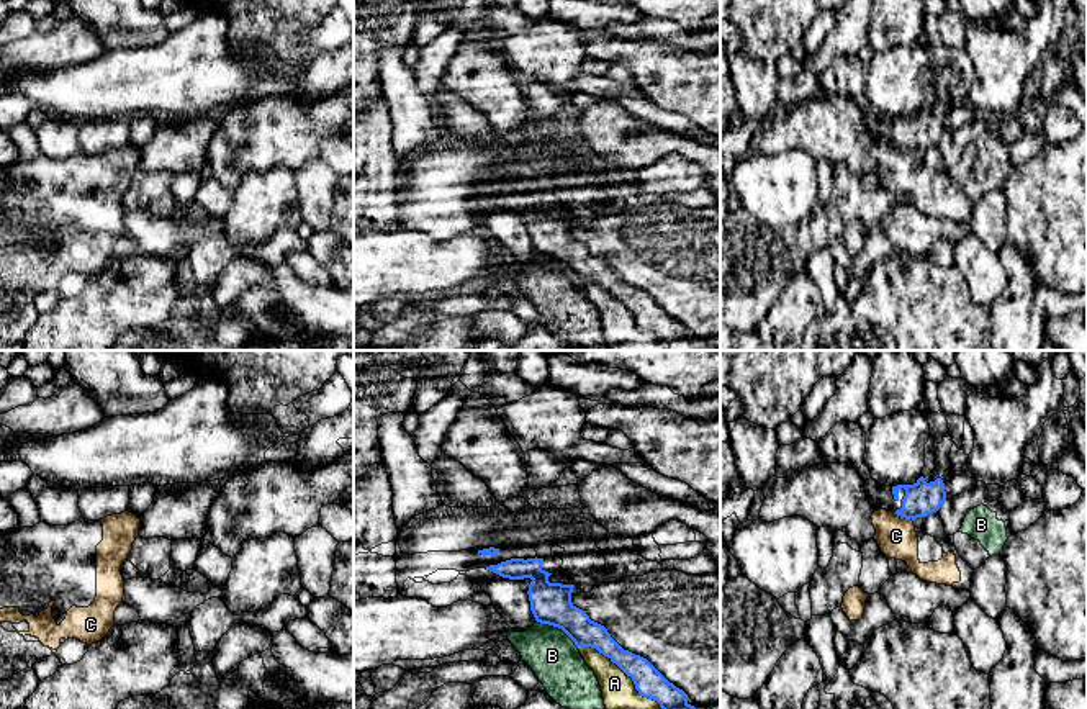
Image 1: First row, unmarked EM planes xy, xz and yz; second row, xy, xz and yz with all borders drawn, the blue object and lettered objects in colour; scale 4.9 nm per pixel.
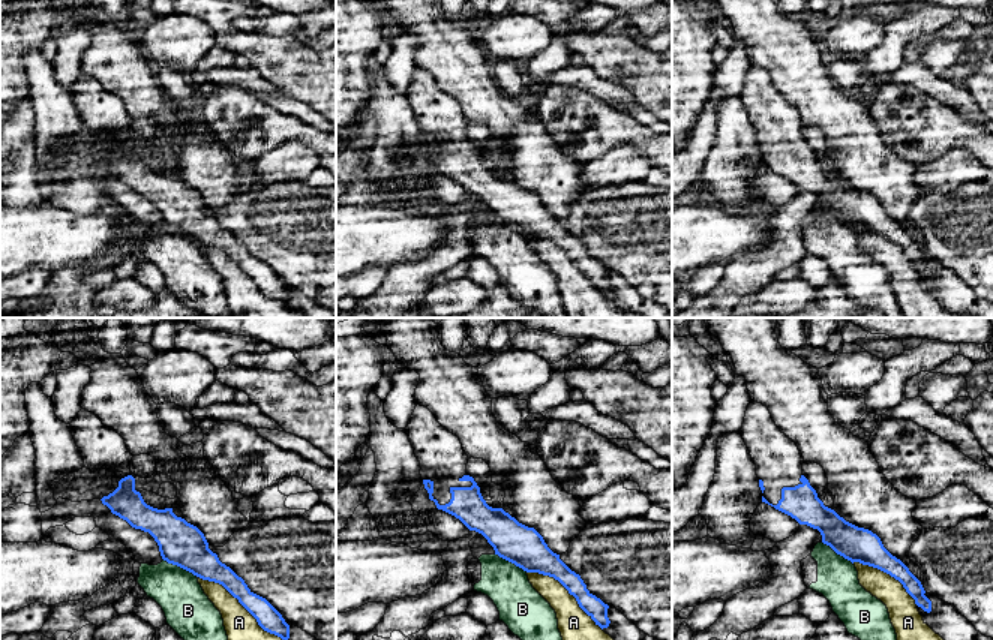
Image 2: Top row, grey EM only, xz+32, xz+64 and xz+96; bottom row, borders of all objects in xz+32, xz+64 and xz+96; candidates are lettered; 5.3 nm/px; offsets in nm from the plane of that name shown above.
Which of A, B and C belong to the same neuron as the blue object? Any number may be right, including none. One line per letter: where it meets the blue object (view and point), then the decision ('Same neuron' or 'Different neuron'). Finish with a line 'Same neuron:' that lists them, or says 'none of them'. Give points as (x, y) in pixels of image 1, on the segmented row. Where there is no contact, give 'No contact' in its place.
A: Touches blue at xz (624, 672). Different neuron
B: Touches blue at xz (559, 627). Different neuron
C: Touches blue at yz (902, 516). Different neuron
Same neuron: none of them

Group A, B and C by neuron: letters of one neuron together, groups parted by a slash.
A C / B

